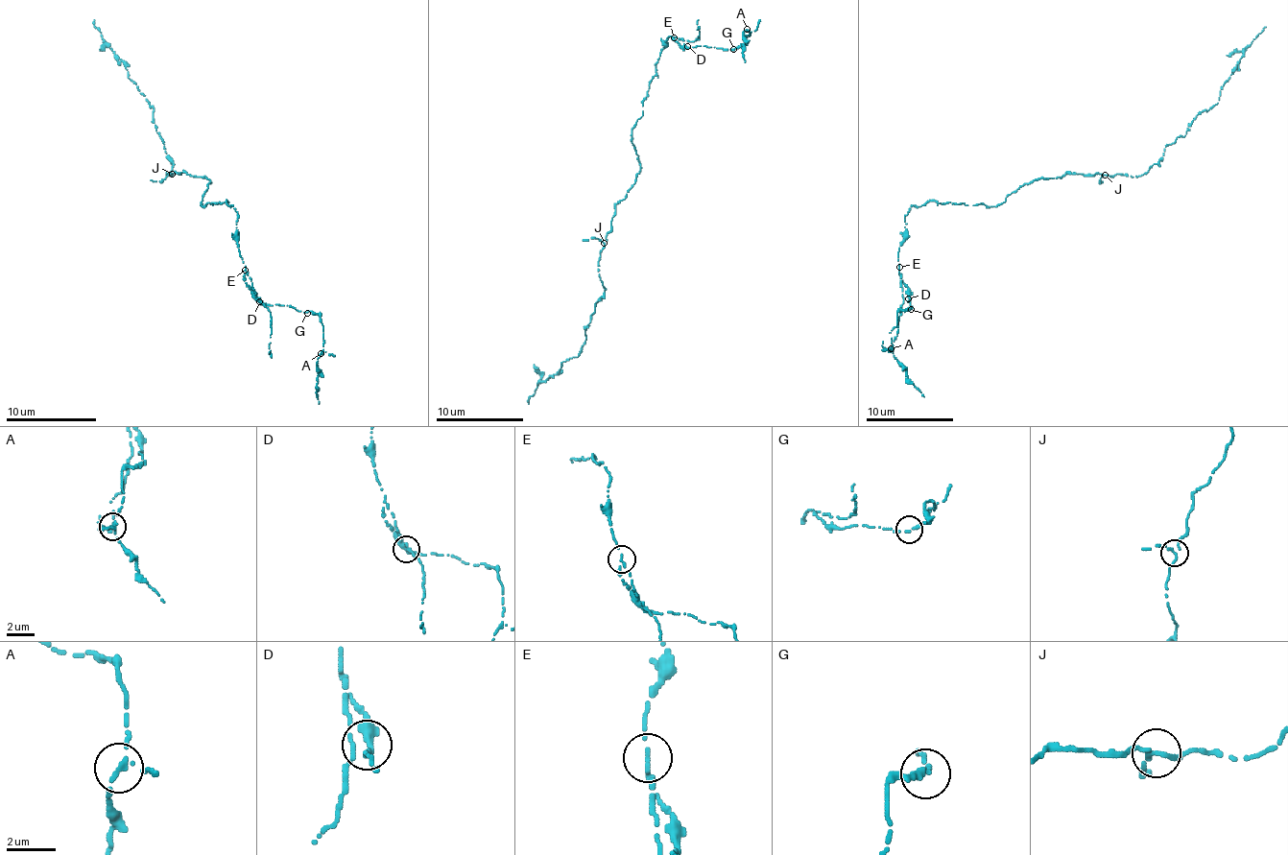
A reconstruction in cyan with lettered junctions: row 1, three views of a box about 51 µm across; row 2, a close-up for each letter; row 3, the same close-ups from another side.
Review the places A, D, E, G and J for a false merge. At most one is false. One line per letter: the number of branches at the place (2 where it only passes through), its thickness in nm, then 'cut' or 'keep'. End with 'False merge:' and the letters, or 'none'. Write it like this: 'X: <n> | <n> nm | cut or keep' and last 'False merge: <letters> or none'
A: 3 | 140 nm | keep
D: 3 | 240 nm | keep
E: 3 | 110 nm | keep
G: 2 | 200 nm | keep
J: 3 | 160 nm | keep
False merge: none

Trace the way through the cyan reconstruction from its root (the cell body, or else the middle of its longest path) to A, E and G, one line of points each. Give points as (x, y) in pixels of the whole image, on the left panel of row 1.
A: (201, 202), (226, 200), (237, 211), (244, 281), (266, 306), (316, 313), (322, 324), (321, 353)
E: (201, 202), (202, 206), (226, 200), (237, 211), (237, 248), (246, 270)
G: (201, 202), (226, 200), (237, 211), (237, 248), (252, 295), (266, 306), (307, 313)

